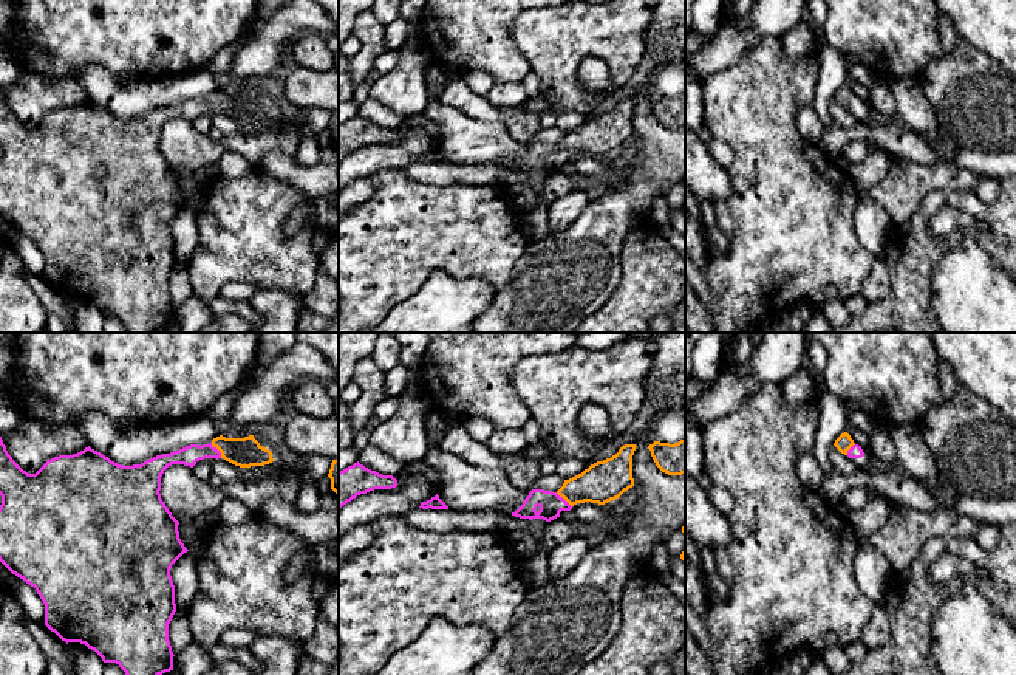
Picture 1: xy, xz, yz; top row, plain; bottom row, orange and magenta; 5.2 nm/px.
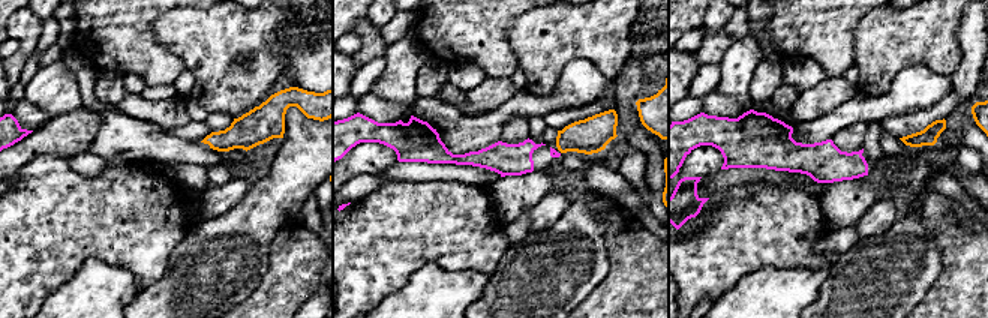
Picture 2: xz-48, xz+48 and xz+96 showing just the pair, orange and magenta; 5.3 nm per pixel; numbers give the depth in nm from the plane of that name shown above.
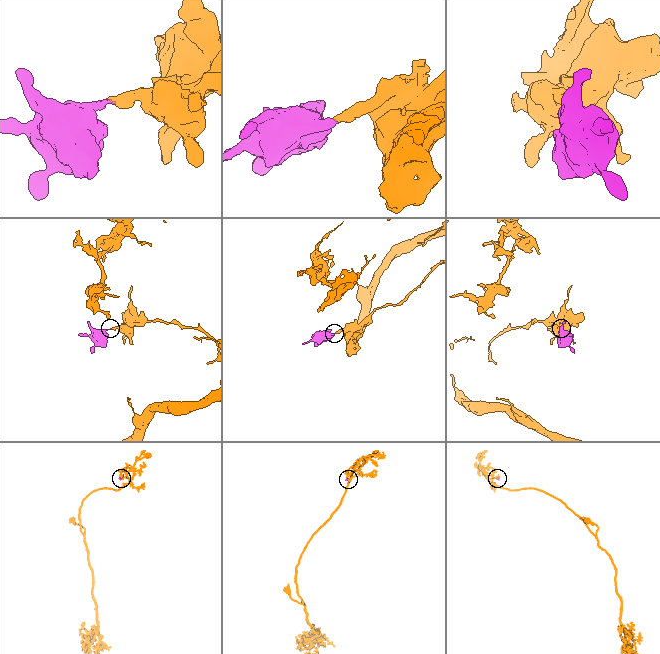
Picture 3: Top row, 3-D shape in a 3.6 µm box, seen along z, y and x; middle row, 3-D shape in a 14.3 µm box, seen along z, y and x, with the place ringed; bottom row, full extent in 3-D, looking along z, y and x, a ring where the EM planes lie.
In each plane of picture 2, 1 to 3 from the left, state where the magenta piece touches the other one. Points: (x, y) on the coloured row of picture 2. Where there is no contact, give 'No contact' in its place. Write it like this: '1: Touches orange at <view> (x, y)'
1: No contact
2: No contact
3: No contact

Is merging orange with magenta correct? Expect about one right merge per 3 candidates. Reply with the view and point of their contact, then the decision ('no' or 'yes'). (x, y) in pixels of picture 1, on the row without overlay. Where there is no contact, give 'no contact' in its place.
xy (218, 102) | yes

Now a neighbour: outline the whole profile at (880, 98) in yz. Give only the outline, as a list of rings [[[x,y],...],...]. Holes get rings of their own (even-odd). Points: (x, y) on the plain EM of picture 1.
[[[875,74],[877,85],[869,90],[864,84],[858,81],[851,81],[847,87],[855,98],[868,101],[875,113],[875,116],[892,116],[897,115],[894,98],[888,88],[886,79]]]

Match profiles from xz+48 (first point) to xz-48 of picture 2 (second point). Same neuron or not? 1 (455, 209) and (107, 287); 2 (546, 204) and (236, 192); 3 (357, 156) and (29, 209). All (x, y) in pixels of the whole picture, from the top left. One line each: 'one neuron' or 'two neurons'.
1: two neurons
2: one neuron
3: two neurons

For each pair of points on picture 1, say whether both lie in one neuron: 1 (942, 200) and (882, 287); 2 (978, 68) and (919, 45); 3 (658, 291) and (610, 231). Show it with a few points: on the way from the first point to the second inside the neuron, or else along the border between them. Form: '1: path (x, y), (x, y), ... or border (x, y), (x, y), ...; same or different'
1: border (883, 254), (889, 291), (882, 299), (868, 301); different
2: border (937, 19), (942, 56), (934, 59), (919, 79); different
3: border (645, 219), (625, 237), (619, 282); different

